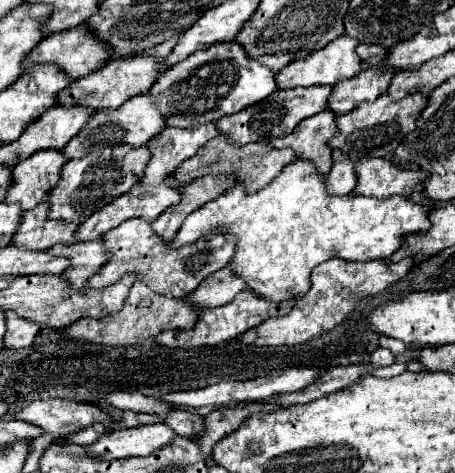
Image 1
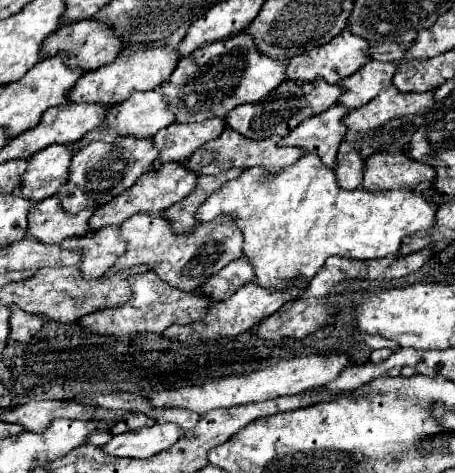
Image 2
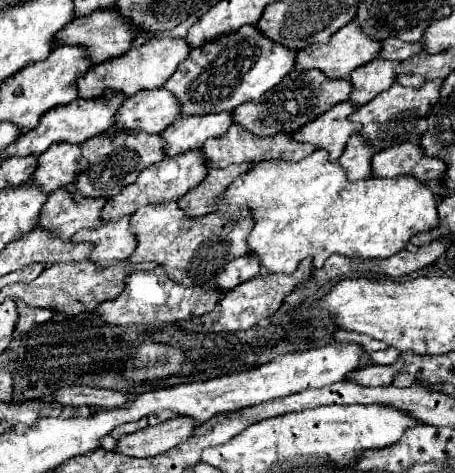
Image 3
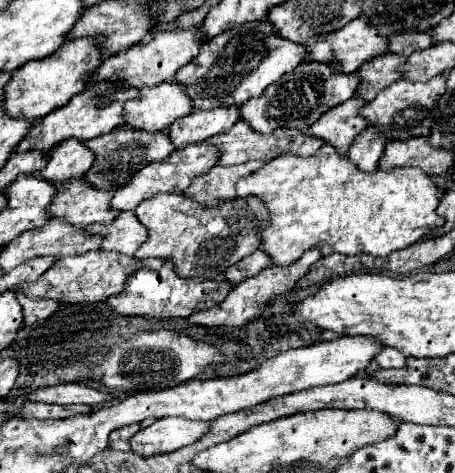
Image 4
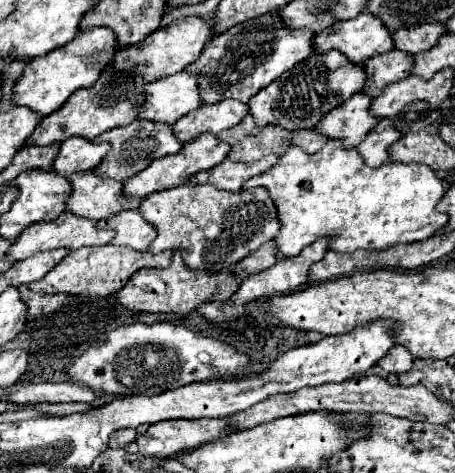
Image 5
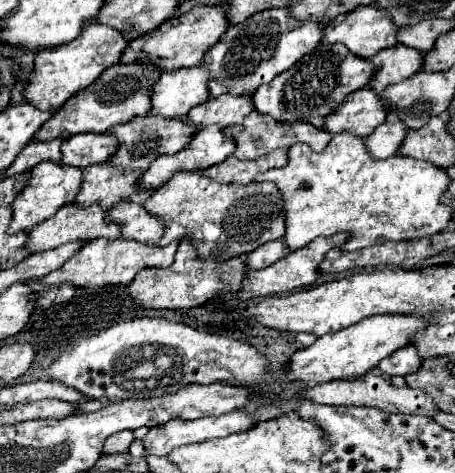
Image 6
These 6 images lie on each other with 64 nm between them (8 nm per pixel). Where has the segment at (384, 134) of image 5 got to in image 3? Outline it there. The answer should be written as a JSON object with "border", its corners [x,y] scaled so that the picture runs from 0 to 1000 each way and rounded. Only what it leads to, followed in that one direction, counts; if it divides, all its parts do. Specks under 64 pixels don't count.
{"border":[[[778,283],[765,304],[756,326],[747,330],[747,347],[765,359],[765,381],[791,381],[809,376],[818,368],[818,334],[831,317],[818,313],[813,300],[804,300],[800,288]]]}

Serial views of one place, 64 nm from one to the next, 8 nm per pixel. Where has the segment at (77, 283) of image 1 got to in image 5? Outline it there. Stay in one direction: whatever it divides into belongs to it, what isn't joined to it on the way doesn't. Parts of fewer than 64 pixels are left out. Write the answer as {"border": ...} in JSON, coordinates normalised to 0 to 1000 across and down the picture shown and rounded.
{"border":[[[268,444],[233,465],[215,465],[220,482],[255,486],[255,503],[246,516],[286,520],[299,529],[316,529],[343,503],[343,478],[325,474],[308,444]]]}

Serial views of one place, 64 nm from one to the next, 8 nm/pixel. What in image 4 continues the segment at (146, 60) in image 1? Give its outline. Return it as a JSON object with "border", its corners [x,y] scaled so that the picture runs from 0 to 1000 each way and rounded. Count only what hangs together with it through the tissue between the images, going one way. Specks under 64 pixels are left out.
{"border":[[[440,55],[422,59],[382,59],[369,68],[330,68],[316,85],[312,97],[295,93],[281,106],[268,106],[251,118],[237,118],[229,135],[211,148],[211,161],[202,169],[277,169],[286,182],[316,186],[316,182],[343,182],[360,169],[378,169],[387,152],[413,135],[422,123],[431,123],[440,93],[444,93],[444,72]]]}

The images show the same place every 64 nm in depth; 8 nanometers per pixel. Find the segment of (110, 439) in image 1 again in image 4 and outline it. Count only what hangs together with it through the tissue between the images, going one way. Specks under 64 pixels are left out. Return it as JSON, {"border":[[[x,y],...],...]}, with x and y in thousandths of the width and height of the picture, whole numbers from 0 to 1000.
{"border":[[[343,888],[334,901],[303,909],[286,926],[290,956],[303,964],[343,964],[360,956],[382,956],[400,943],[435,934],[453,913],[462,913],[466,892],[448,888]]]}

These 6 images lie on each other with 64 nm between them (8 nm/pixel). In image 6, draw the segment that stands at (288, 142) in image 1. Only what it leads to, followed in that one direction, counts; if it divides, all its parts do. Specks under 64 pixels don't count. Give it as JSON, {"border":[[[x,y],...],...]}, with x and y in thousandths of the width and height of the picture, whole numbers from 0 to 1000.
{"border":[[[791,186],[765,203],[730,245],[716,254],[721,279],[774,279],[782,288],[813,288],[813,279],[835,266],[857,237],[853,216],[844,216],[818,186]]]}

